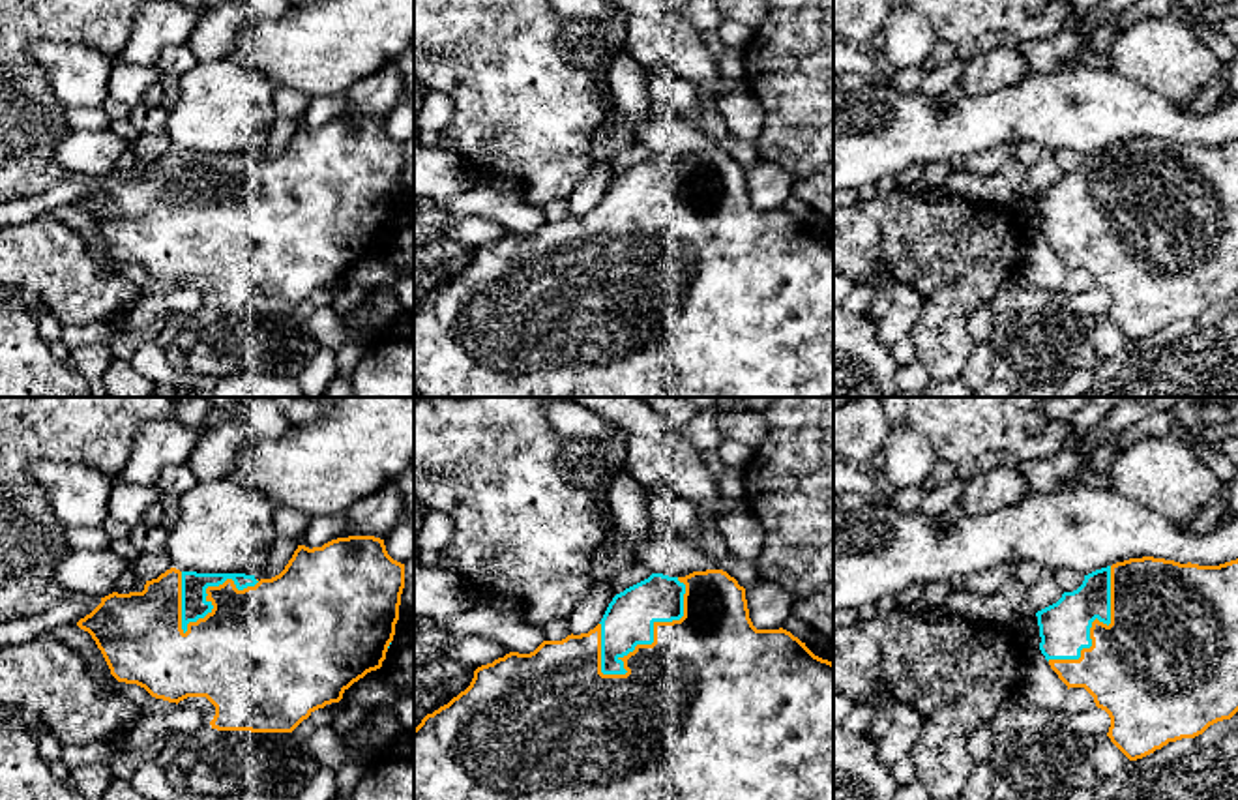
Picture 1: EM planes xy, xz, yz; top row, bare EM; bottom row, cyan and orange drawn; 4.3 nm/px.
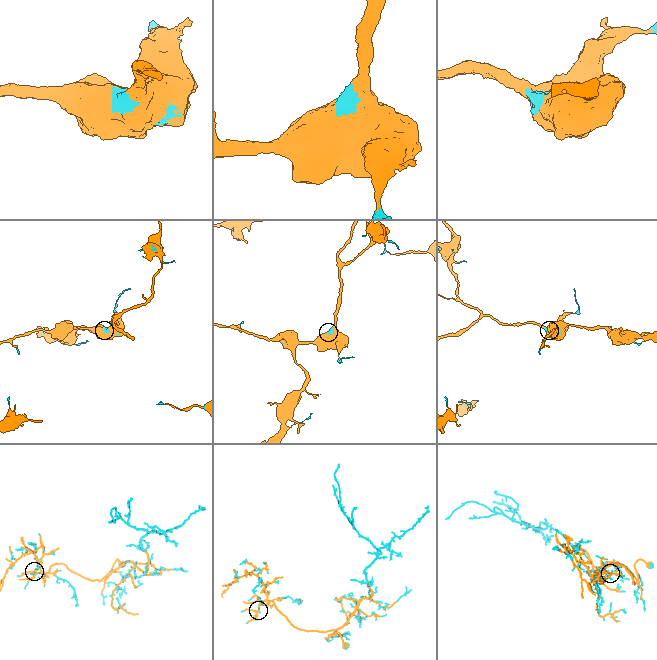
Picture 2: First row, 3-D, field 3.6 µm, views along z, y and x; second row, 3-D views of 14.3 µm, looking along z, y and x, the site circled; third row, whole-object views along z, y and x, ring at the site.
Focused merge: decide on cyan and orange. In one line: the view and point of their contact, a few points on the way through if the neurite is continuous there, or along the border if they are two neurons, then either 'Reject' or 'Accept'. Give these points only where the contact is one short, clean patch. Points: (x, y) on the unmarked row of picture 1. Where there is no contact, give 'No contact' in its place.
Touches cyan at xz (652, 214). Accept

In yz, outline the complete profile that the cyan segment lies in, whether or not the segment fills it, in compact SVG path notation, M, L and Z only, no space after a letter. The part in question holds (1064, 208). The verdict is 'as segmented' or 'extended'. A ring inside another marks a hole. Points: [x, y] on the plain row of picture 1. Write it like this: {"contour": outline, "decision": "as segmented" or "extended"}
{"contour": "M1142 137L1084 156L1073 172L1038 191L1039 230L1069 268L1084 268L1111 298L1107 317L1129 339L1195 319L1238 292L1238 139L1219 146Z", "decision": "extended"}

